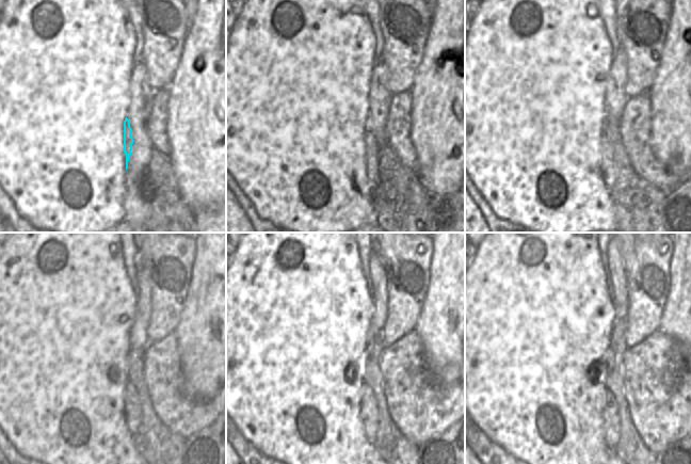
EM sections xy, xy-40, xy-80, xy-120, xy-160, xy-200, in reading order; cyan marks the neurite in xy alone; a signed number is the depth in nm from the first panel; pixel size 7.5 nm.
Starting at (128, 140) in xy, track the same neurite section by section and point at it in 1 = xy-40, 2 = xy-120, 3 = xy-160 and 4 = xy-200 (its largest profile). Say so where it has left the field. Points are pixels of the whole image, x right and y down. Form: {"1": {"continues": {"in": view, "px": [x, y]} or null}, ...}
{"1": {"continues": {"in": "xy-40", "px": [371, 149]}}, "2": {"continues": {"in": "xy-120", "px": [131, 403]}}, "3": {"continues": {"in": "xy-160", "px": [369, 413]}}, "4": {"continues": {"in": "xy-200", "px": [610, 412]}}}

